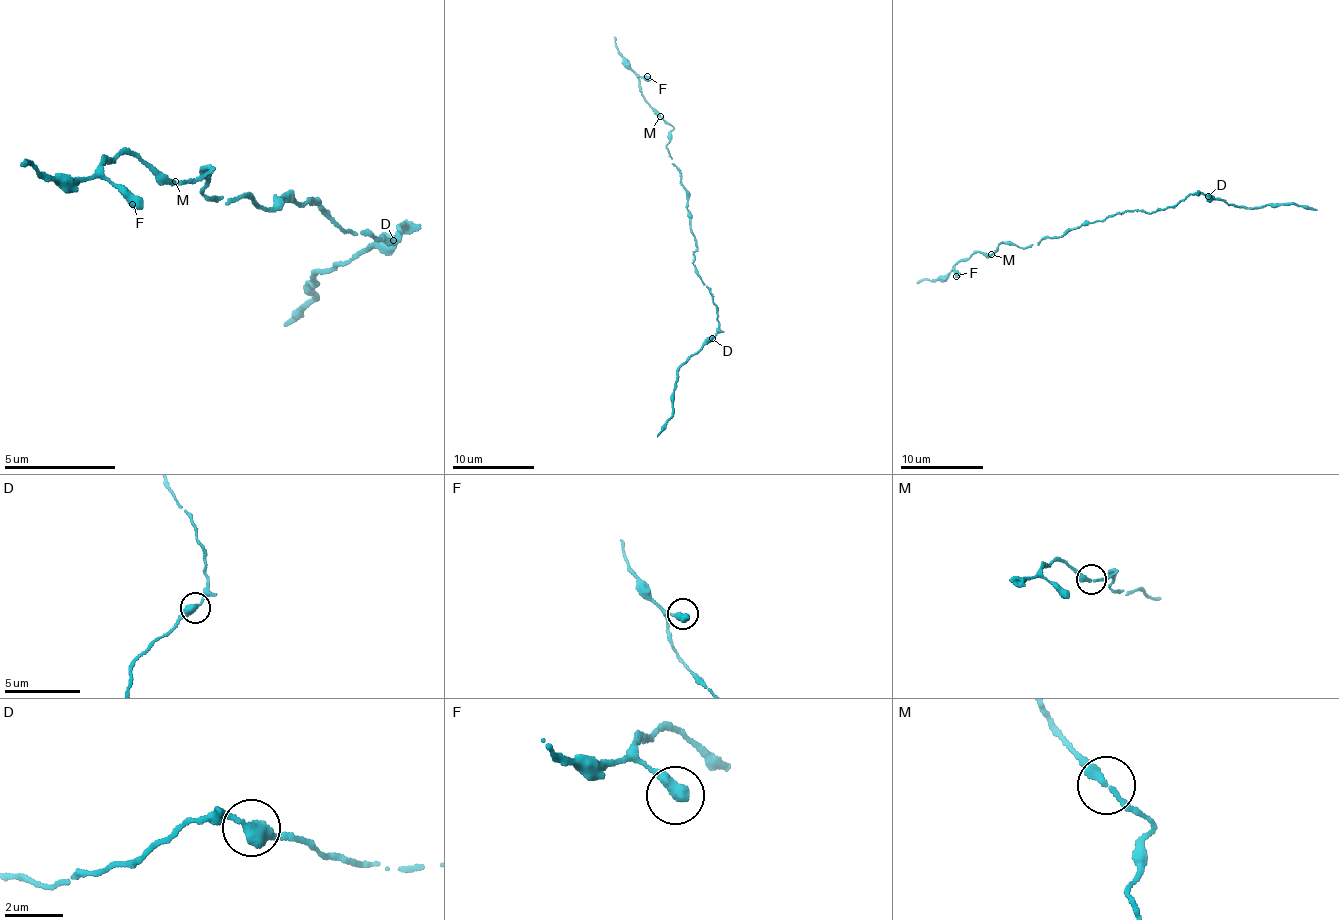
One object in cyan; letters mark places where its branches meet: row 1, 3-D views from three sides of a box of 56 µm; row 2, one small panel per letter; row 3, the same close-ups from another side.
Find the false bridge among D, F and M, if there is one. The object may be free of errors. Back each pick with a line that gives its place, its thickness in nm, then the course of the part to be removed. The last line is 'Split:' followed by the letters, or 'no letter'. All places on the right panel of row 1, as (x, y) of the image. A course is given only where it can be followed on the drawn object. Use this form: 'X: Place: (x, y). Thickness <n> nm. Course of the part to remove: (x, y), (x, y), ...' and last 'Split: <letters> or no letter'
D: Place: (1208, 196). Thickness 440 nm. Course of the part to remove: (1208, 197), (1248, 209), (1292, 204), (1317, 210)
Split: D

